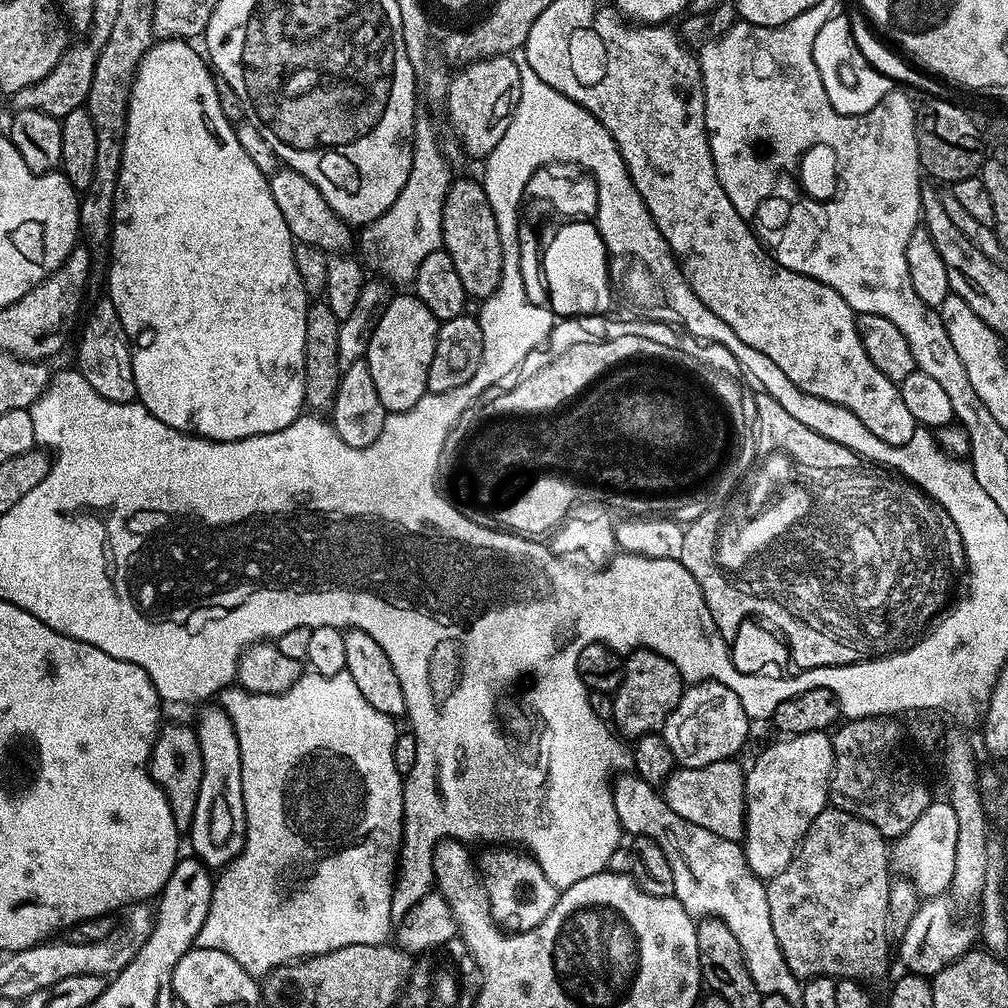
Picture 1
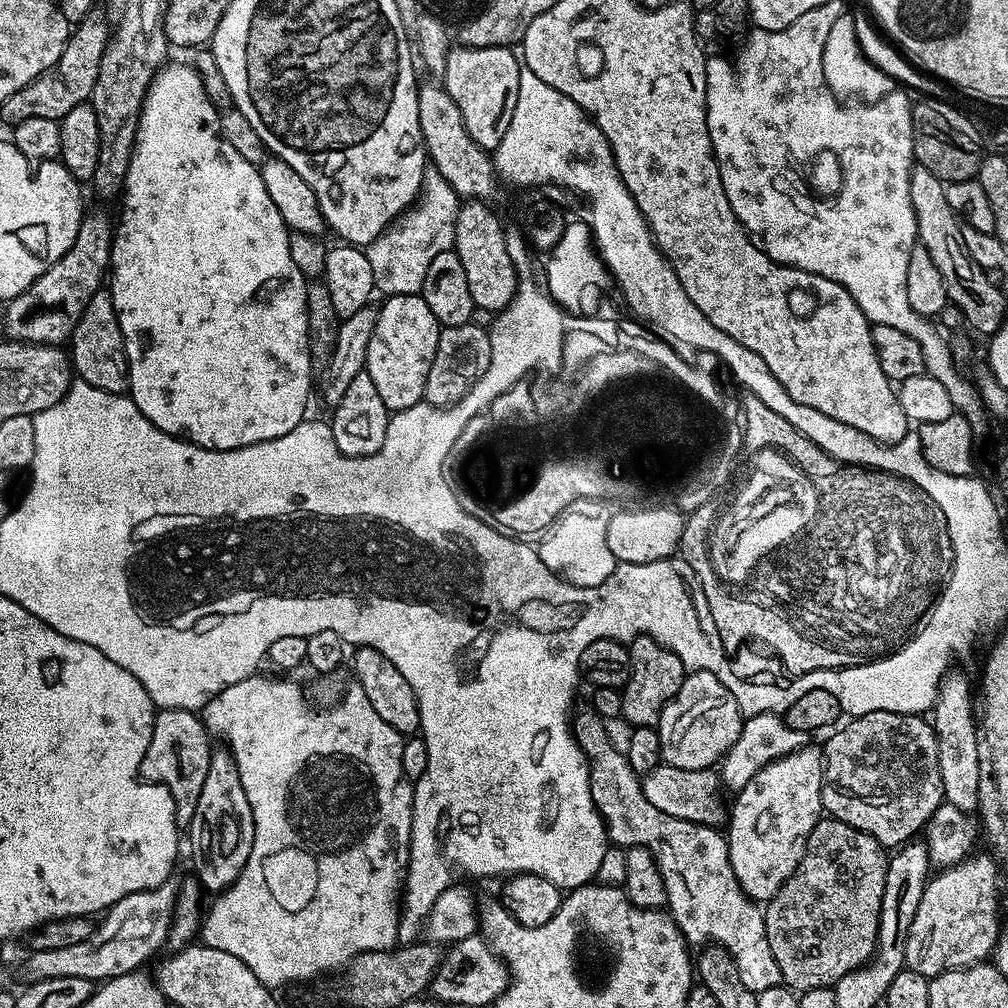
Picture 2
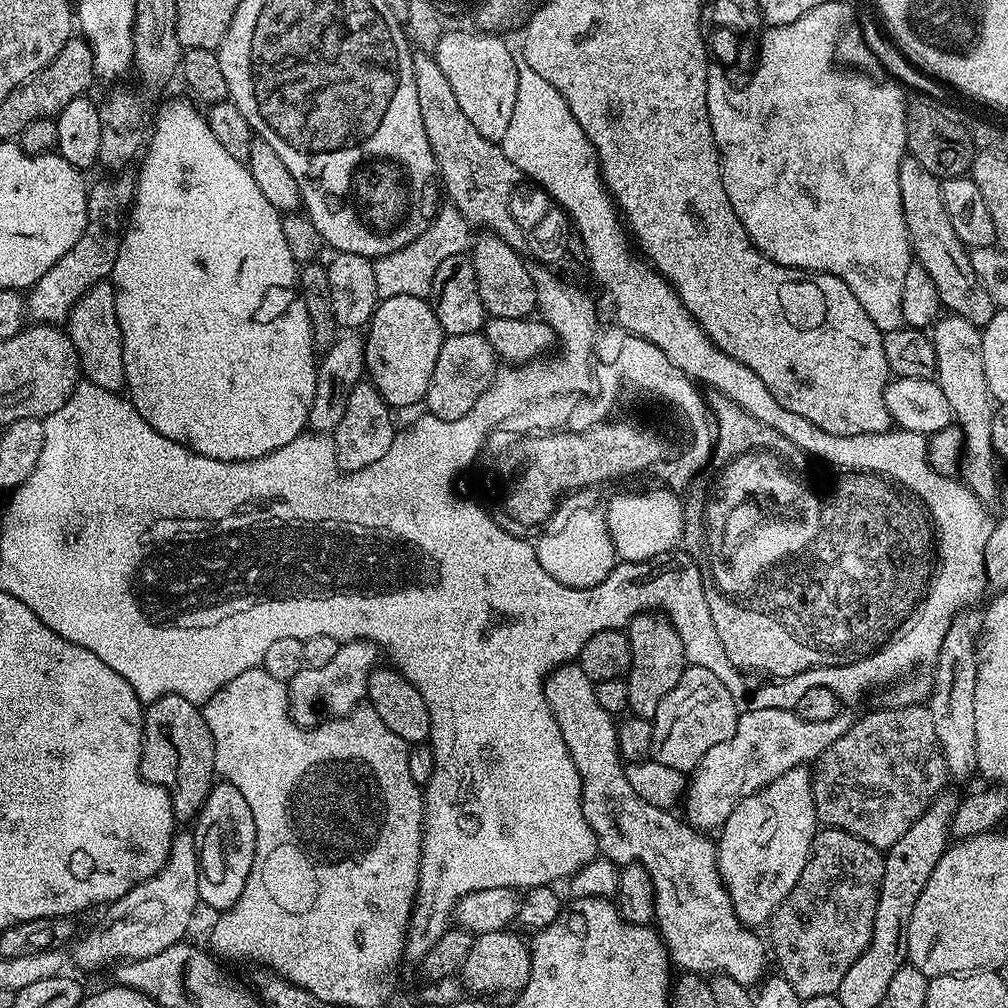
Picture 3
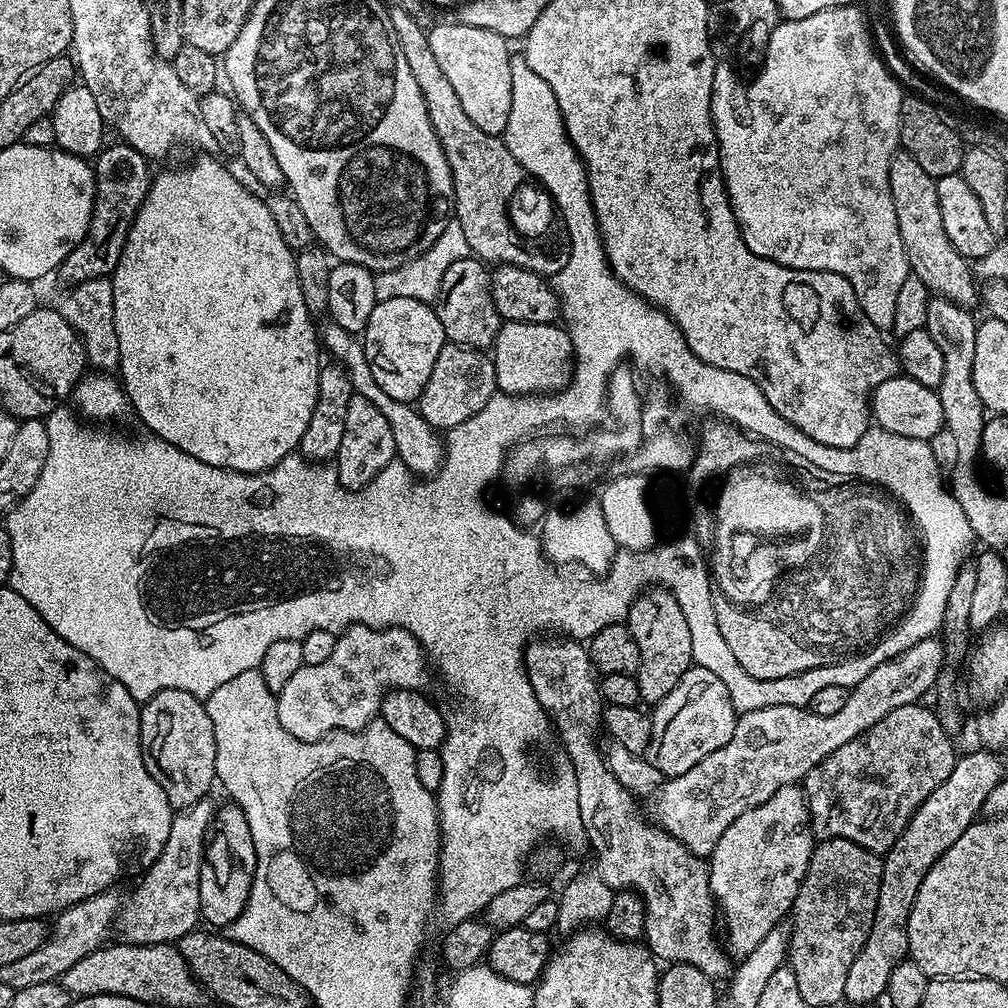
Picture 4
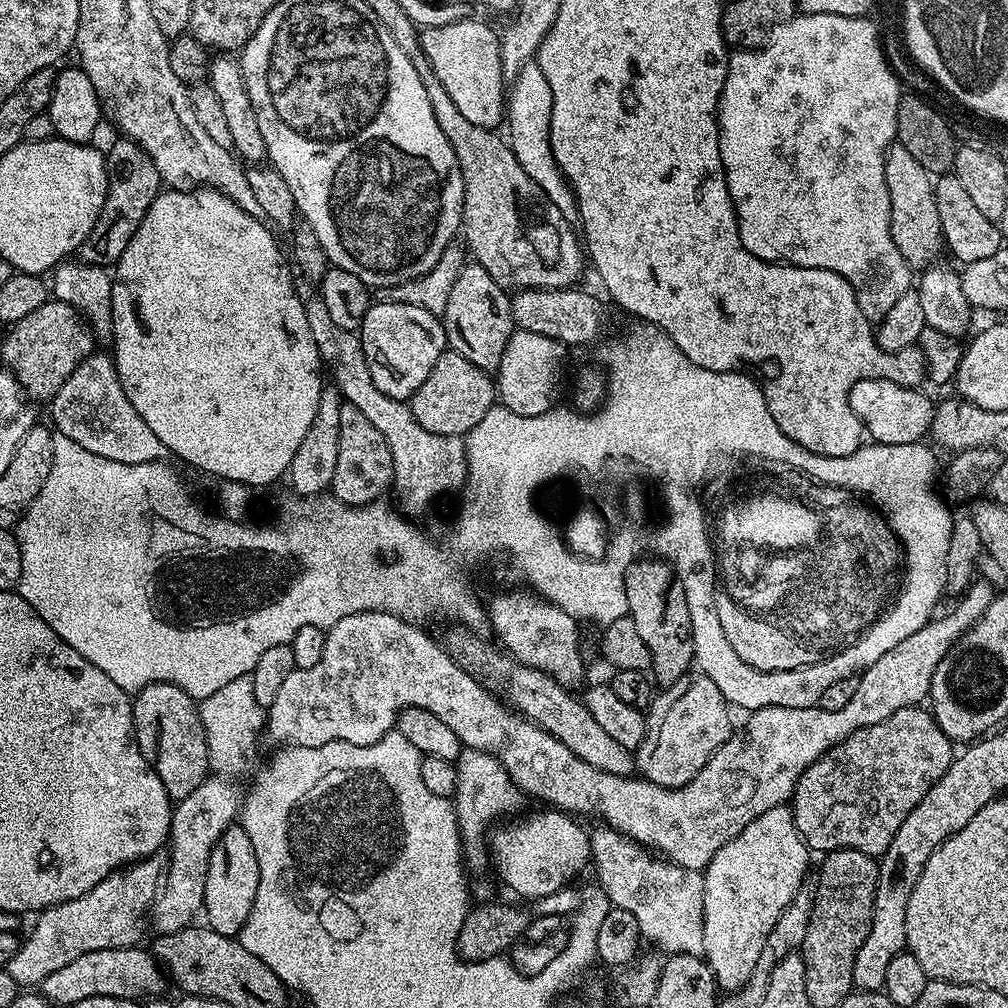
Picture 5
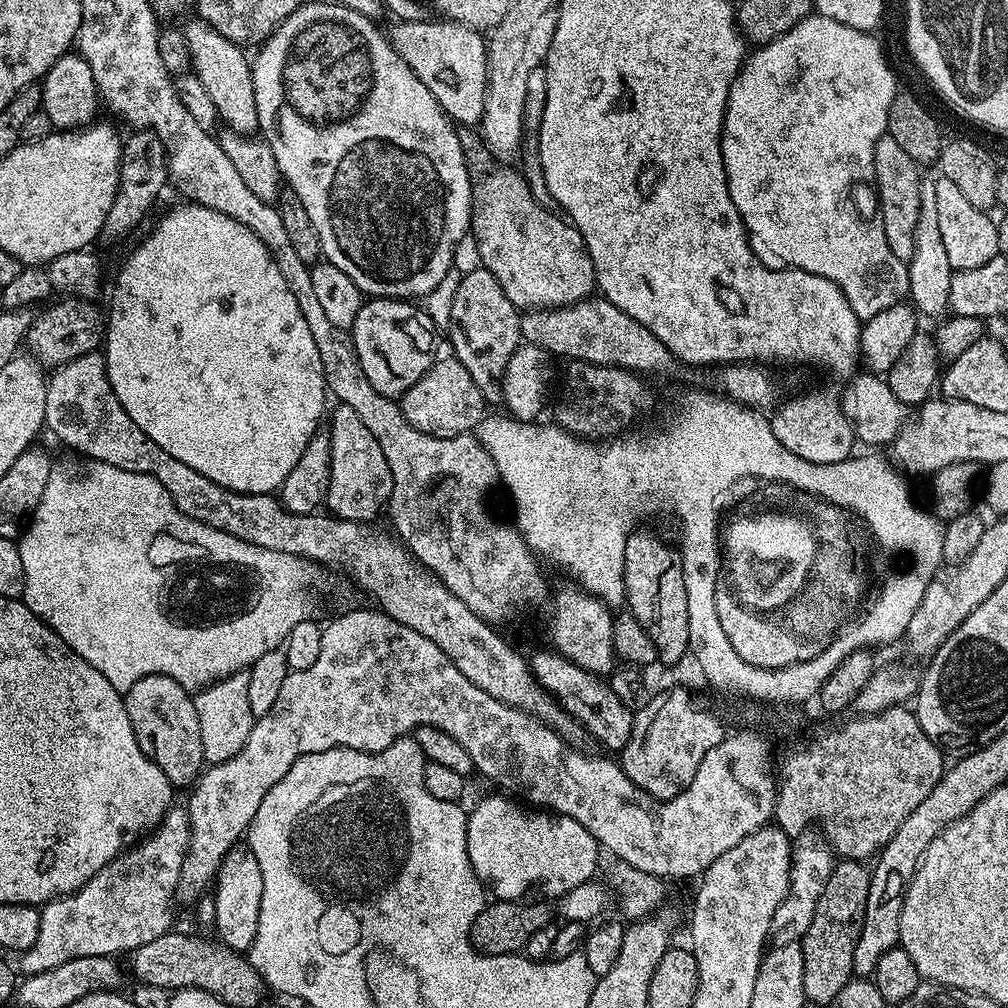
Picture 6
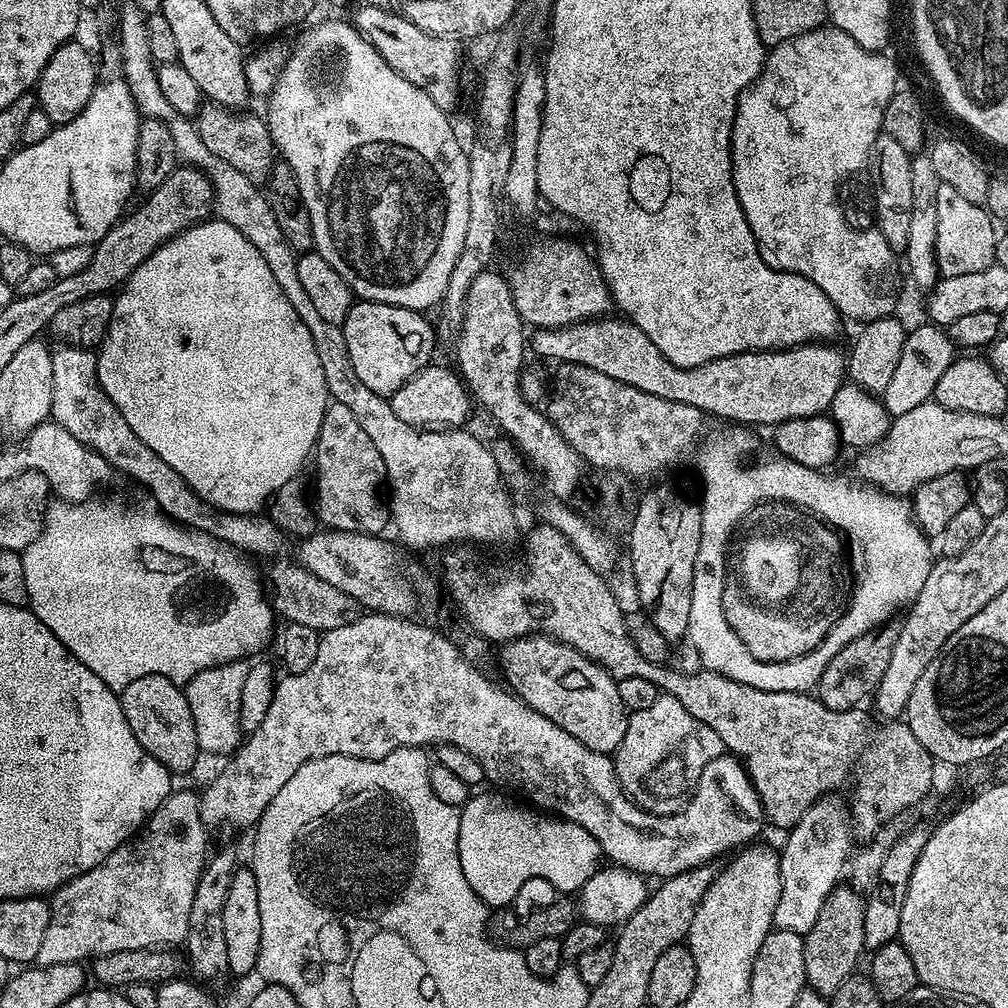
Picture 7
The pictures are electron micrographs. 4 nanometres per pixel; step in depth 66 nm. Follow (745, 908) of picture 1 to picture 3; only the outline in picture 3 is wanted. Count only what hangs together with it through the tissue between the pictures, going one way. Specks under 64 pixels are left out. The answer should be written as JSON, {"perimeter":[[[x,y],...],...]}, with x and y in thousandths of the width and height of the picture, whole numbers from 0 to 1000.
{"perimeter":[[[574,658],[557,659],[544,668],[539,681],[540,691],[554,716],[554,724],[558,724],[558,736],[562,736],[562,744],[565,744],[565,752],[569,752],[569,760],[575,769],[577,808],[589,823],[592,842],[602,853],[607,853],[613,859],[633,856],[645,867],[651,884],[649,917],[659,938],[663,939],[663,951],[679,964],[710,965],[728,970],[728,974],[739,978],[753,977],[759,967],[760,937],[746,926],[749,924],[745,920],[734,916],[726,901],[722,880],[714,869],[714,856],[710,850],[707,830],[705,833],[702,830],[705,828],[688,821],[674,809],[667,810],[671,808],[653,800],[645,800],[645,796],[637,796],[637,792],[629,788],[619,767],[615,737],[611,734],[612,715],[604,706],[597,704],[597,699],[589,689],[589,676],[578,667]]]}

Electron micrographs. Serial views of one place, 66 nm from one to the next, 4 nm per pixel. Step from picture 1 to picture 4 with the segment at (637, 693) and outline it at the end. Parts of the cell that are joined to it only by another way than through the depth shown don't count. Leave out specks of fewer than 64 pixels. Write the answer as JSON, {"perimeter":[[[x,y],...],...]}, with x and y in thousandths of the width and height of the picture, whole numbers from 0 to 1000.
{"perimeter":[[[647,581],[632,590],[621,618],[625,629],[629,629],[629,637],[633,637],[635,660],[629,670],[635,693],[640,699],[650,700],[669,685],[669,681],[673,681],[677,669],[688,662],[687,634],[685,623],[681,621],[681,609],[677,609],[677,601],[673,601],[667,587]]]}

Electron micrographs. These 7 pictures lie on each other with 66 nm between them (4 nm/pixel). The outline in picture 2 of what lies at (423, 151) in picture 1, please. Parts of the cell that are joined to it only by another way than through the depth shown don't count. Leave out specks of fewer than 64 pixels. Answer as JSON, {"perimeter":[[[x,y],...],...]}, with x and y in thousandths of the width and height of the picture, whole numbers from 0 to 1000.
{"perimeter":[[[427,165],[422,168],[420,185],[411,203],[384,230],[362,245],[377,292],[382,295],[410,294],[420,289],[427,261],[436,252],[447,249],[451,243],[457,201],[453,190],[433,167]]]}

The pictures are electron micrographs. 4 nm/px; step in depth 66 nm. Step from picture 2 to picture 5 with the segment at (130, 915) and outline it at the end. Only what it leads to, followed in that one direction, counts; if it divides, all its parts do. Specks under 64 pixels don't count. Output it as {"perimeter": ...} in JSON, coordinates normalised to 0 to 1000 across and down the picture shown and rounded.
{"perimeter":[[[214,768],[202,774],[200,780],[192,784],[192,788],[185,788],[185,792],[174,795],[169,836],[165,841],[165,868],[149,902],[149,917],[156,921],[156,926],[176,925],[186,921],[193,914],[190,913],[193,909],[199,908],[208,847],[221,831],[222,824],[235,816],[240,806],[240,782],[238,786],[234,777],[233,773]]]}

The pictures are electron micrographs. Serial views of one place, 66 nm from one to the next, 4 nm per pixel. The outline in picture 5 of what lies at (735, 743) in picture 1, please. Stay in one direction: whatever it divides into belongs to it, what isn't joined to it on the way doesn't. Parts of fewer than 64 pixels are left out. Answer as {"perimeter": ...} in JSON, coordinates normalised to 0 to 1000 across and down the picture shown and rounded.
{"perimeter":[[[693,665],[673,673],[673,677],[662,680],[656,687],[659,688],[656,690],[654,688],[642,703],[641,728],[629,743],[631,766],[658,782],[675,782],[721,736],[728,719],[722,711],[724,699],[716,685]]]}

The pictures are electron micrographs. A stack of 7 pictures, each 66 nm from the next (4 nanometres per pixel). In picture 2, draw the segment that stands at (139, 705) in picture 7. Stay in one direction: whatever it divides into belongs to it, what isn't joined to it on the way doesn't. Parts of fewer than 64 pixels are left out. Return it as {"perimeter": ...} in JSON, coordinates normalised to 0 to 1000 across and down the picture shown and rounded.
{"perimeter":[[[161,702],[156,705],[149,728],[149,740],[145,740],[139,768],[147,777],[159,778],[169,784],[169,792],[173,792],[175,819],[180,823],[190,818],[192,803],[196,800],[200,780],[204,777],[204,764],[208,764],[208,752],[212,745],[209,736],[207,723],[202,721],[201,713],[195,707],[180,702]]]}

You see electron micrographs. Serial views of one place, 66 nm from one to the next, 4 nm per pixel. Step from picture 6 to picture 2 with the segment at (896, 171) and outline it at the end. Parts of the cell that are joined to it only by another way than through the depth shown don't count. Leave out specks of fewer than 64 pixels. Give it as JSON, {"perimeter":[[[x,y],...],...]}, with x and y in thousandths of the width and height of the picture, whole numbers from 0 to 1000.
{"perimeter":[[[906,166],[903,173],[903,198],[907,200],[911,242],[923,252],[923,256],[927,256],[927,264],[931,264],[935,272],[935,280],[938,280],[938,292],[943,305],[951,308],[955,320],[973,329],[976,335],[983,335],[998,315],[998,293],[957,250],[952,231],[953,219],[942,208],[942,200],[938,200],[937,185],[937,180],[923,173],[923,169]]]}

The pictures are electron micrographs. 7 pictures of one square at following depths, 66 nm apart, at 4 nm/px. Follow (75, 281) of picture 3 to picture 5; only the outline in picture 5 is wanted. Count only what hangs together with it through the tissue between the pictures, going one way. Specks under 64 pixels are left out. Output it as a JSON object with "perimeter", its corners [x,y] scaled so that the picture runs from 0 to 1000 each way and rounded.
{"perimeter":[[[118,137],[105,147],[107,165],[107,188],[101,200],[101,212],[97,212],[97,220],[93,220],[93,228],[81,240],[77,254],[82,261],[100,264],[114,263],[121,248],[129,244],[129,236],[137,224],[141,224],[141,216],[145,216],[145,208],[153,200],[153,196],[161,189],[161,180],[157,173],[157,165],[132,139]]]}

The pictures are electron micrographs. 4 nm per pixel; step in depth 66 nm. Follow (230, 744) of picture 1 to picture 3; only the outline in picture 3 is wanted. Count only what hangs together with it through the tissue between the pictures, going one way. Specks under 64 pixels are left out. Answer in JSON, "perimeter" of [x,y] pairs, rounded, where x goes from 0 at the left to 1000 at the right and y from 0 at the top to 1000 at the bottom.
{"perimeter":[[[225,776],[211,777],[192,814],[192,828],[198,856],[198,897],[211,901],[214,907],[223,905],[232,899],[232,895],[236,895],[236,891],[240,891],[240,883],[244,883],[244,871],[248,871],[248,859],[252,859],[254,842],[252,808],[248,808],[248,796],[240,792],[236,780]]]}

